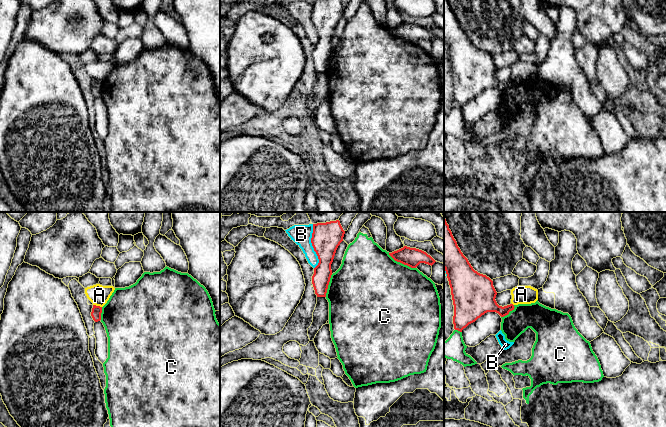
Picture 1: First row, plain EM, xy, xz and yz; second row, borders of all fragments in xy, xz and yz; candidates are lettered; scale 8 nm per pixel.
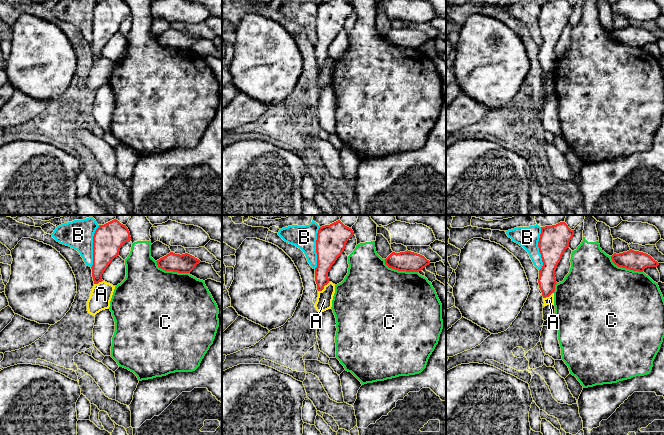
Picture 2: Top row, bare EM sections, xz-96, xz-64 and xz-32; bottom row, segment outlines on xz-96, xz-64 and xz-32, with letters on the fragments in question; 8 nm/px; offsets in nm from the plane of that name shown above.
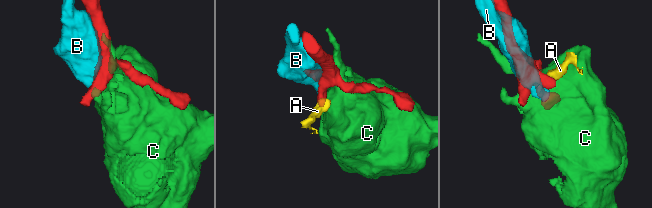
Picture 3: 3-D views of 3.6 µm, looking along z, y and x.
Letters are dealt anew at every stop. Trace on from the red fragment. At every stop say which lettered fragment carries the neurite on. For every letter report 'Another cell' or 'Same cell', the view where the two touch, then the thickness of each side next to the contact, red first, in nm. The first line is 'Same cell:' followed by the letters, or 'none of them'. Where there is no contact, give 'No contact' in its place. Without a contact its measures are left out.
Same cell: none of them
A: Another cell. Touches red in xy. Thickness 80 nm (red) against 160 nm
B: Another cell. Touches red in xz. Thickness 240 nm (red) against 160 nm
C: Another cell. Touches red in xz. Thickness 160 nm (red) against 500 nm

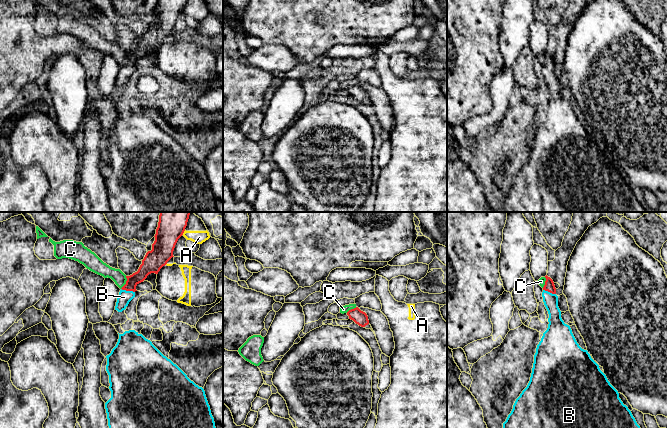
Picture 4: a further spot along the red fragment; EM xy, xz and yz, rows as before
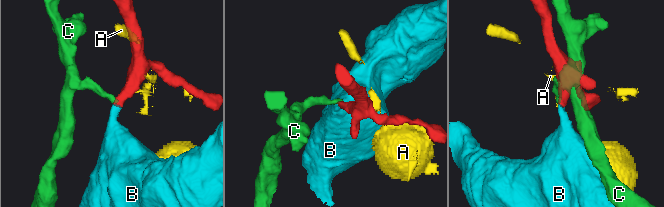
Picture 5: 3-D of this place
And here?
Same cell: B
A: Another cell. Touches red in xy. Thickness 190 nm (red) against 100 nm
B: Same cell. Touches red in xy. Thickness 120 nm (red) against 110 nm
C: Another cell. Touches red in xy. Thickness 140 nm (red) against 110 nm

